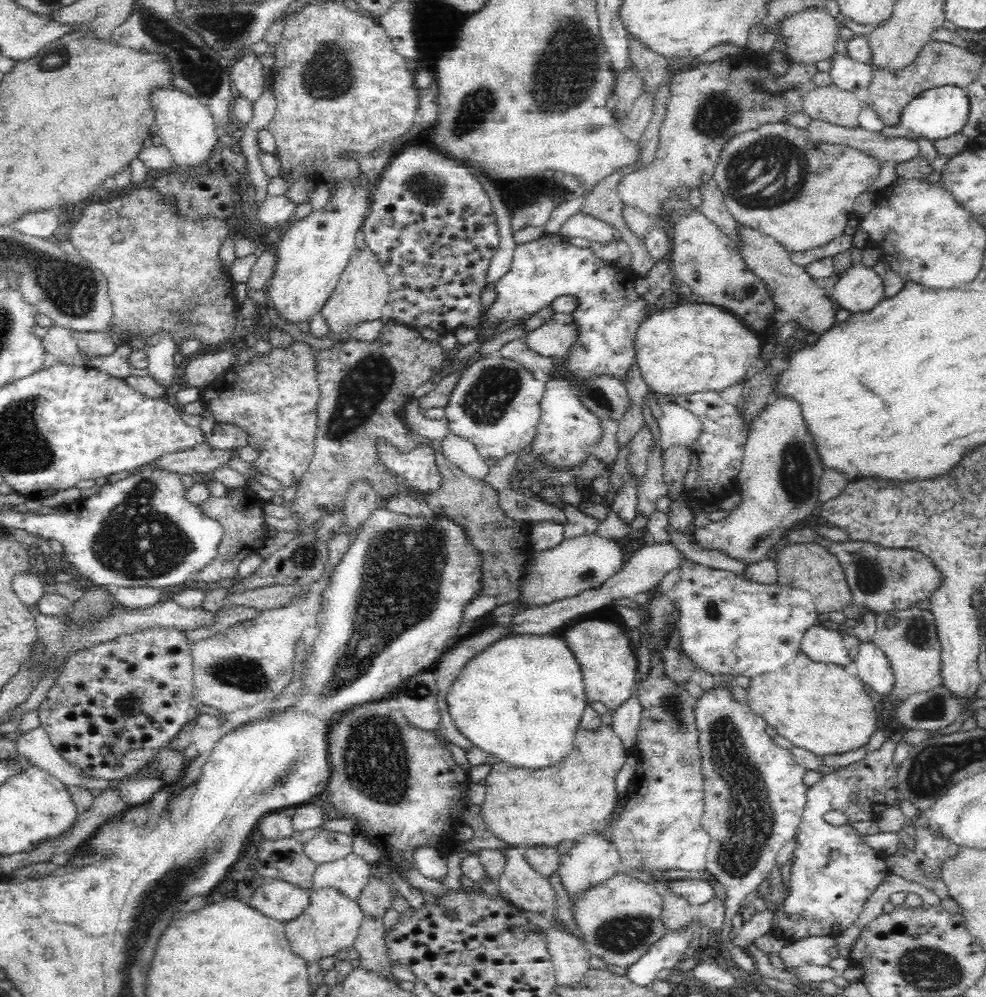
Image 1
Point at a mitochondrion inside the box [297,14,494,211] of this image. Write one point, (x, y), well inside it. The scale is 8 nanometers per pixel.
(328, 74)

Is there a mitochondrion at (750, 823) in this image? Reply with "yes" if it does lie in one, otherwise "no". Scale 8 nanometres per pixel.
yes

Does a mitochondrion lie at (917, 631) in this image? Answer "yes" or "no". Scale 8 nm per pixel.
yes

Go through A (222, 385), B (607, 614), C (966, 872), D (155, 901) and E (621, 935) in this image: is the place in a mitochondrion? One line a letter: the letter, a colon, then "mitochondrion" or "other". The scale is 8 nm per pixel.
A: other
B: other
C: mitochondrion
D: mitochondrion
E: mitochondrion

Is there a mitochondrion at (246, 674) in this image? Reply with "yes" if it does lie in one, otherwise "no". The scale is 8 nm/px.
yes

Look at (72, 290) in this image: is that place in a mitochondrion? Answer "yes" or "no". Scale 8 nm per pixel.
yes

